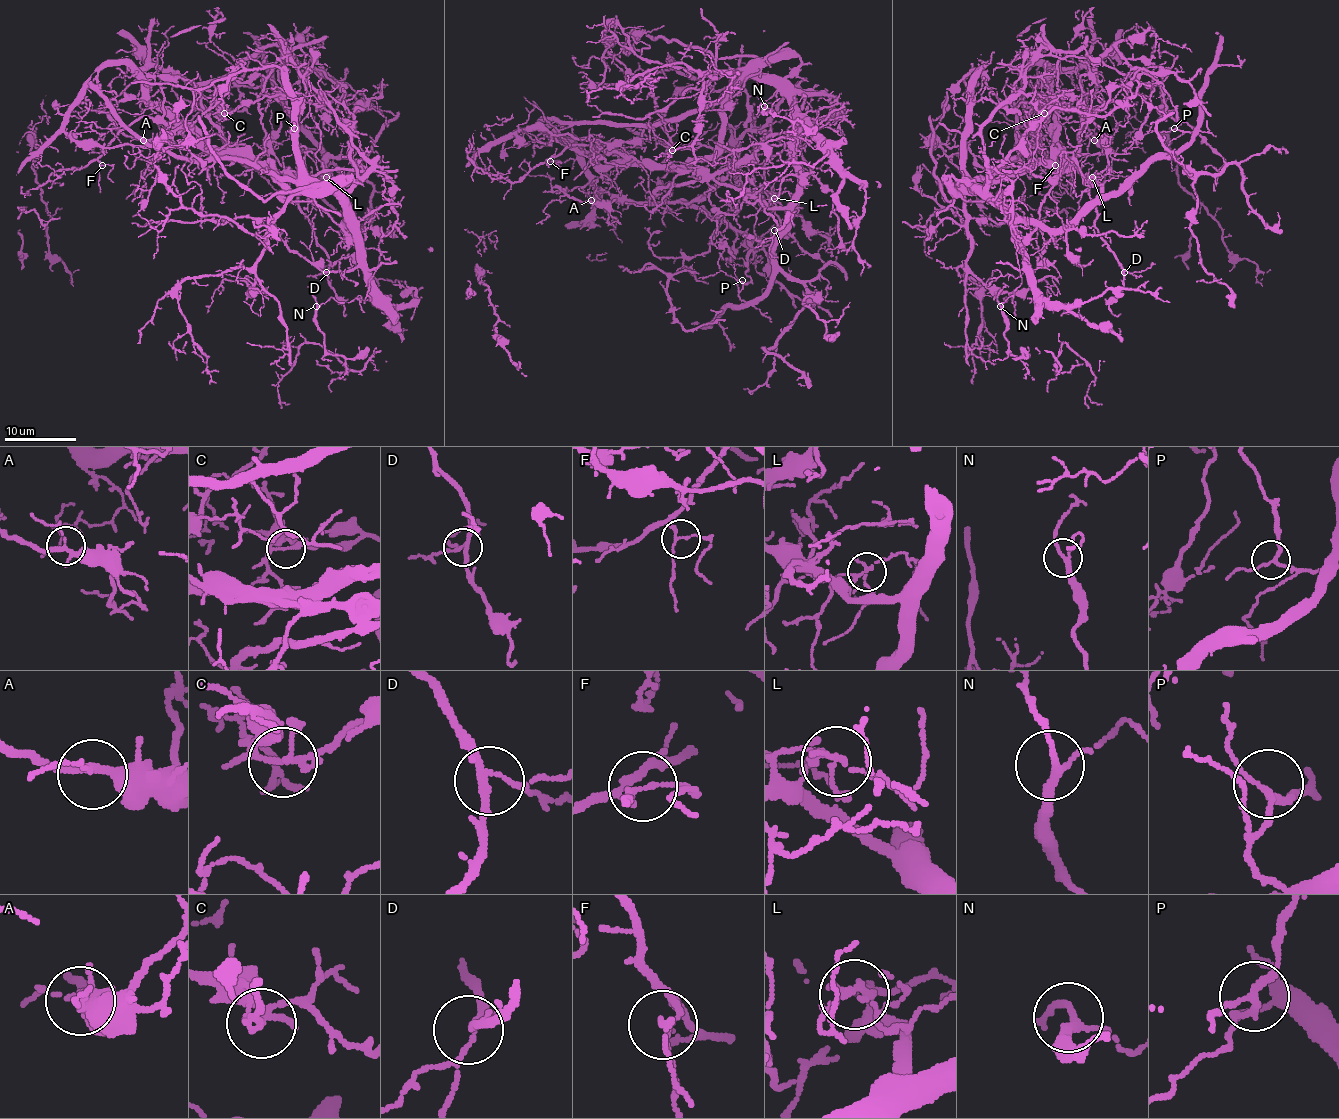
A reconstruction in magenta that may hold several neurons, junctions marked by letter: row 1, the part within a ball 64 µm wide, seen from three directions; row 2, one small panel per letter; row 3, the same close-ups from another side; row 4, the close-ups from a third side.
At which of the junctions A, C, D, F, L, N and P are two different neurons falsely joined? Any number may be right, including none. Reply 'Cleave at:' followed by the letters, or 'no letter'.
Cleave at: C, L

